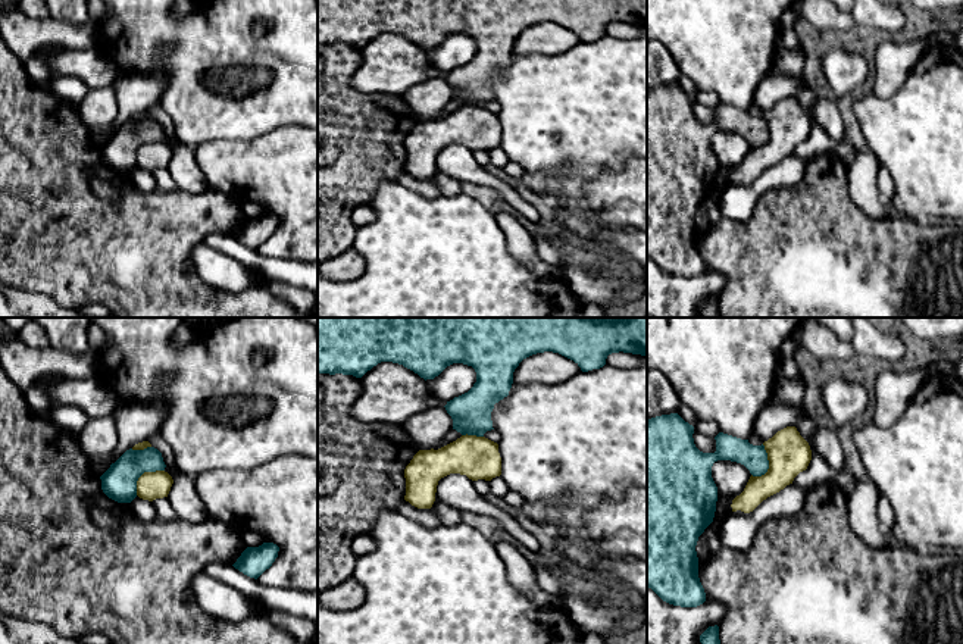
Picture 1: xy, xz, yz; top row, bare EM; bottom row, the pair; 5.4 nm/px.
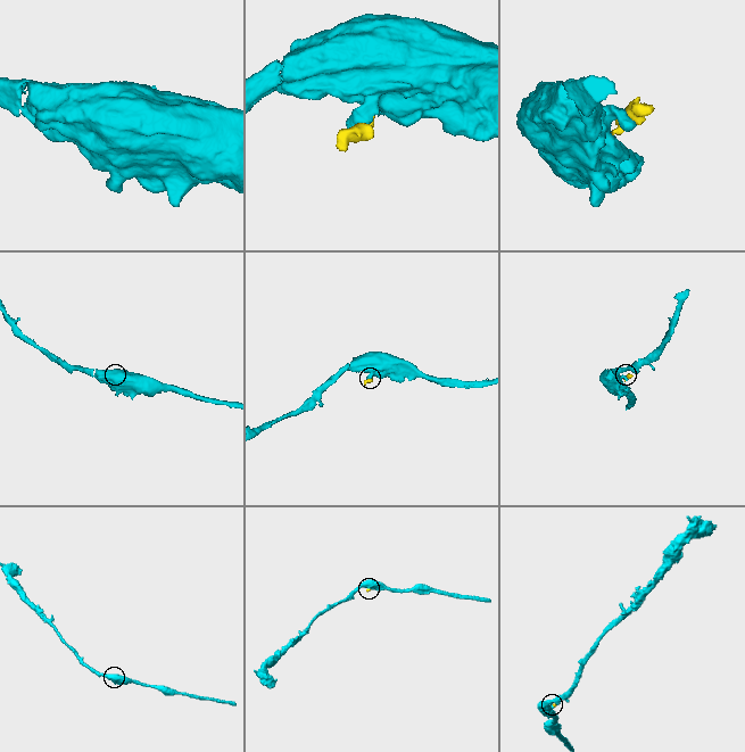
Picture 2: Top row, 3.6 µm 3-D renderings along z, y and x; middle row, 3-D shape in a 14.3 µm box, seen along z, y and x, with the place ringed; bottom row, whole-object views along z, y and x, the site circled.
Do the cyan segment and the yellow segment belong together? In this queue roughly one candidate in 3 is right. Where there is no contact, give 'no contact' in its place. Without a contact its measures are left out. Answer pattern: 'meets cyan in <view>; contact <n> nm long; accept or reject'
meets cyan in xy; contact 220 nm long; reject

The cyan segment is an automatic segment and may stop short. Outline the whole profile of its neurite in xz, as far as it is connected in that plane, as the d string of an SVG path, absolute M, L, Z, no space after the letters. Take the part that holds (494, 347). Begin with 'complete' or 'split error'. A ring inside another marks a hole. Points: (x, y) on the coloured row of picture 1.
complete; M318 318L318 373L362 378L378 363L393 362L426 381L453 363L472 366L476 372L473 387L444 406L453 419L453 429L462 435L484 437L494 429L491 412L495 403L509 396L515 369L523 359L544 351L573 360L582 372L603 368L612 353L647 356L647 318Z

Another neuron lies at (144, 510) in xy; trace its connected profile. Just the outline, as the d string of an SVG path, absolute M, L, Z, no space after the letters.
M138 495L131 501L131 510L143 522L151 522L156 519L153 503L148 500L143 500Z

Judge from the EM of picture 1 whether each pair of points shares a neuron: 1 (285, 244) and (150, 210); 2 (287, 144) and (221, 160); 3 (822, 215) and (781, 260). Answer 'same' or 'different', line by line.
1: different
2: same
3: same

